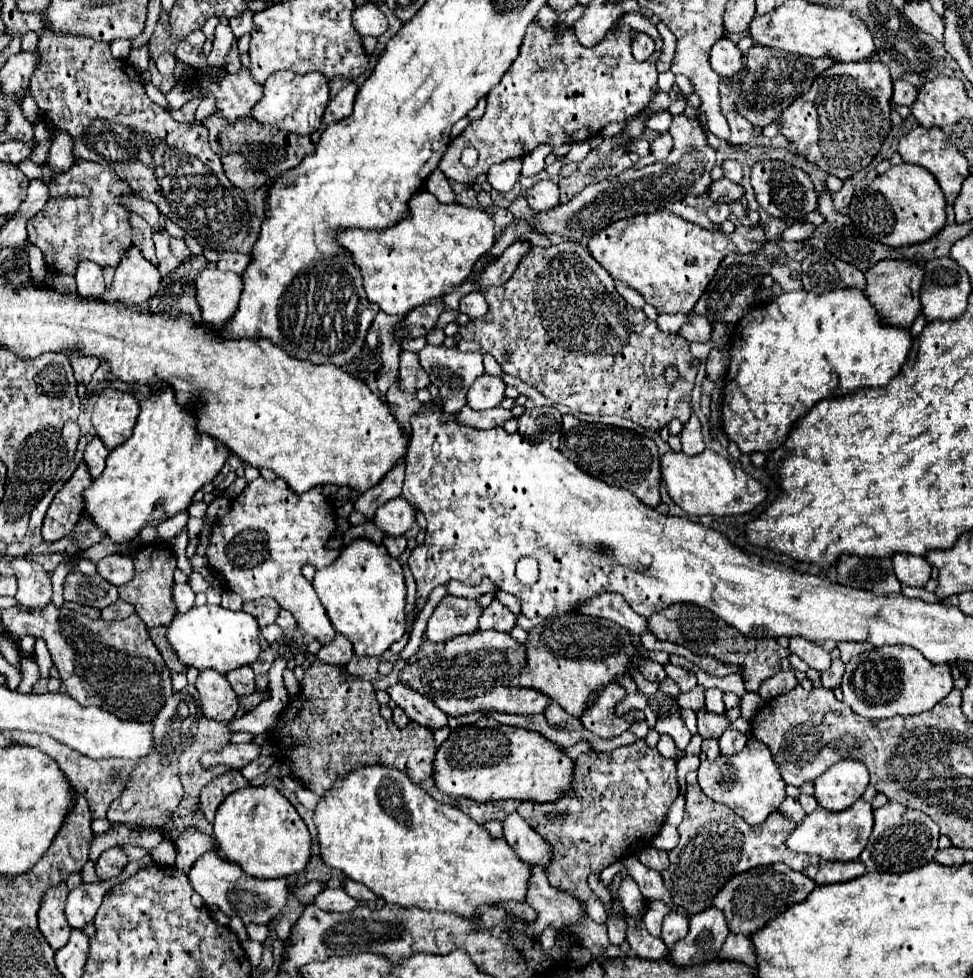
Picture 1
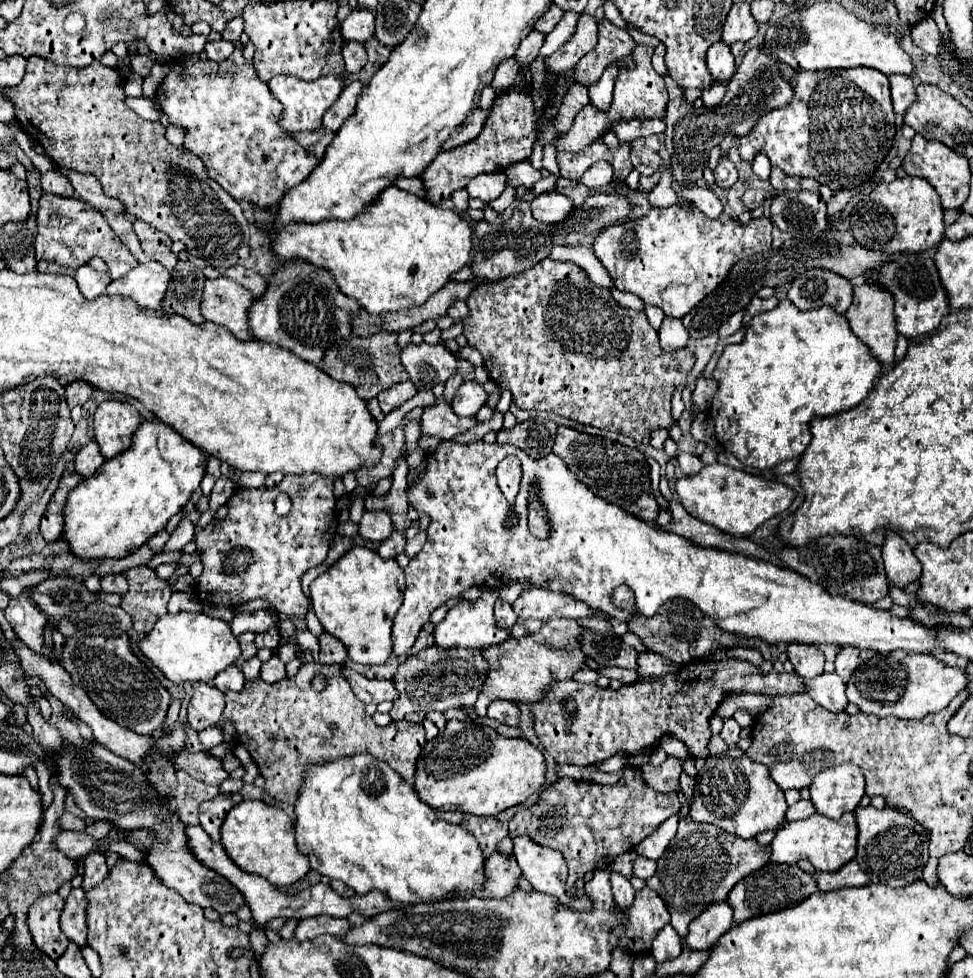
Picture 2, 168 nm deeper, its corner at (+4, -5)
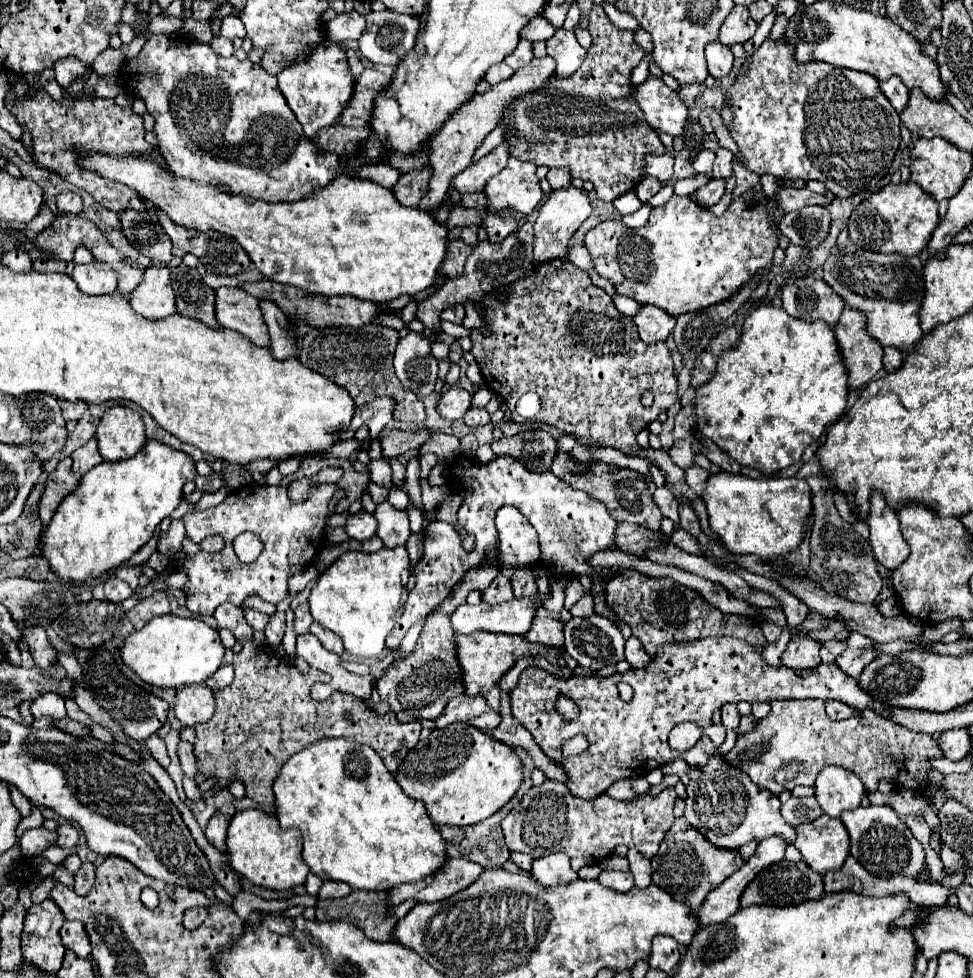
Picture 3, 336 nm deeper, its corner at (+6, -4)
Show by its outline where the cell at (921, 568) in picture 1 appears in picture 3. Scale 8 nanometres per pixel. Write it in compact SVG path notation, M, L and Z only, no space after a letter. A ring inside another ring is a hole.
M879 494L871 496L871 512L867 524L871 530L869 540L877 562L889 570L895 570L907 560L911 550L909 544L903 540L897 514L887 506L883 496Z

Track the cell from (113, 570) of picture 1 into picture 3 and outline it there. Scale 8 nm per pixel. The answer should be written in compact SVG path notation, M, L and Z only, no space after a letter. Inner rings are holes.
M109 578L105 582L105 598L109 602L123 602L129 596L131 596L131 588L125 582L121 582L117 578Z

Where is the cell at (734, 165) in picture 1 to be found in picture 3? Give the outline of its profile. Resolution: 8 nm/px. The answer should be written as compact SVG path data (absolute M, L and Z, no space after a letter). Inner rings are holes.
M719 148L715 154L717 154L717 158L713 162L713 178L723 178L725 180L733 174L733 170L731 170L733 154L727 148Z

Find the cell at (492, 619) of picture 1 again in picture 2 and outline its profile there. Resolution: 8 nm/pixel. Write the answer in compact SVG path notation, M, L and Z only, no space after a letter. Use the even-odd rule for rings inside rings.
M497 599L497 603L495 603L495 619L503 627L513 627L515 621L517 621L517 615L515 615L511 603L507 603L503 599Z

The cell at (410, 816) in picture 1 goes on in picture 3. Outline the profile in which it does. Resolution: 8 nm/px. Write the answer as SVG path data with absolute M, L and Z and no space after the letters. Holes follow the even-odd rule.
M337 738L303 748L285 762L273 792L281 828L297 828L303 834L303 860L321 880L345 882L355 890L389 890L403 882L425 880L449 860L447 844L443 844L441 832L427 816L425 804L405 796L379 754L367 744Z

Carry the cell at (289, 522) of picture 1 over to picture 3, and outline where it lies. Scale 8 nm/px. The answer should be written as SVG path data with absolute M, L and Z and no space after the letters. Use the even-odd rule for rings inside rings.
M305 458L301 460L301 466L295 474L285 476L281 480L281 484L277 486L267 486L267 484L253 484L247 488L239 488L229 492L229 496L213 508L201 510L201 512L189 512L183 516L185 522L185 530L187 536L195 542L201 544L201 540L205 540L211 534L219 534L225 540L223 550L219 552L197 552L195 556L187 556L185 562L181 564L181 568L187 574L187 584L185 584L185 596L187 596L187 608L195 614L213 614L215 608L223 602L231 602L235 606L239 606L247 594L259 594L265 602L271 604L279 604L285 598L289 598L289 578L295 572L301 572L307 564L311 564L311 560L317 554L317 548L323 540L323 530L325 530L325 522L329 520L331 514L335 512L345 512L349 508L351 502L355 502L363 488L369 484L369 476L355 472L355 468L351 466L349 460L339 460L339 458ZM325 466L335 466L343 470L343 478L335 484L321 484L317 488L313 488L309 500L305 500L303 504L293 504L287 498L287 486L293 480L299 480L303 476L311 476L317 474L321 468ZM337 492L343 492L343 498L335 504L335 510L329 510L329 502L335 498ZM243 532L253 532L255 536L261 538L263 542L263 552L259 554L259 558L255 562L249 564L241 564L235 550L233 550L233 540L237 538L237 534Z

